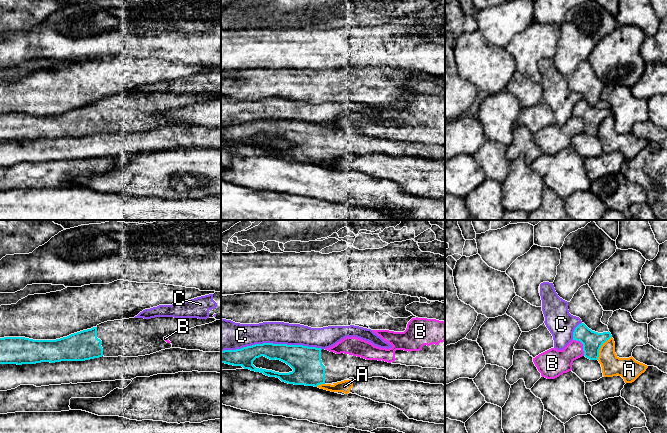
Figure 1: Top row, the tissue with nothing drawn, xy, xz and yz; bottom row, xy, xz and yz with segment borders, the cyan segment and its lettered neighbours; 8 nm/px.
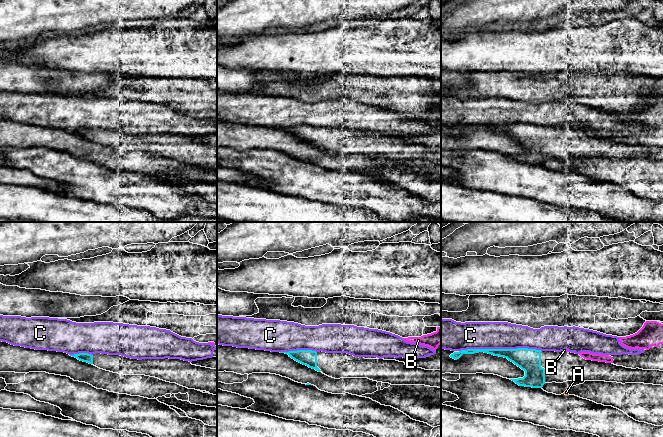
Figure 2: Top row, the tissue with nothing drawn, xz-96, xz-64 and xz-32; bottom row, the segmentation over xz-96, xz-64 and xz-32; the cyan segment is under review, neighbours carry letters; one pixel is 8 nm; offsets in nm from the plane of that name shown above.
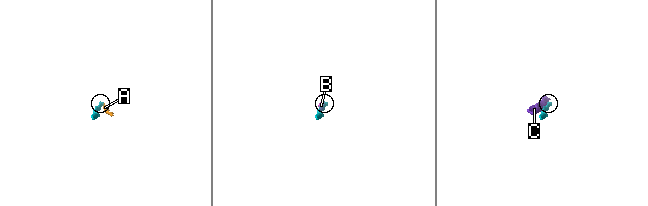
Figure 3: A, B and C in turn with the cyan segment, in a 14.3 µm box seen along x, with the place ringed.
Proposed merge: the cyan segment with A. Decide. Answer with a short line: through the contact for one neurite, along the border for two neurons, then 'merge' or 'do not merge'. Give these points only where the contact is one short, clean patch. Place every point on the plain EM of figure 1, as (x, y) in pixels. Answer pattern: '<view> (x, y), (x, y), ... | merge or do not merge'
do not merge

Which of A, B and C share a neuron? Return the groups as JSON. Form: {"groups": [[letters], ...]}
{"groups": [["A"], ["B"], ["C"]]}

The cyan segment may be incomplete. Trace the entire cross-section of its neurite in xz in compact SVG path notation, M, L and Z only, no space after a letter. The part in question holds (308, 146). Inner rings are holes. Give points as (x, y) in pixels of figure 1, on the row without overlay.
M263 119L236 126L224 126L221 127L221 139L242 142L244 145L279 154L288 160L314 163L341 158L349 154L372 153L445 161L445 145L366 136L349 130L336 130L325 125L303 121ZM261 132L270 136L280 136L289 141L293 147L279 149L256 144L253 137Z

